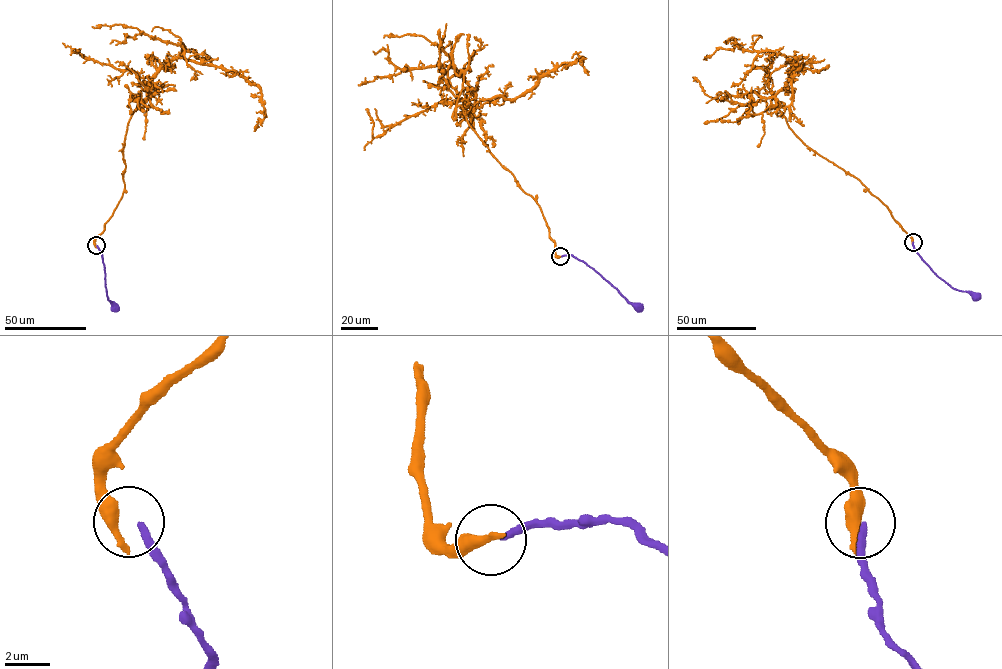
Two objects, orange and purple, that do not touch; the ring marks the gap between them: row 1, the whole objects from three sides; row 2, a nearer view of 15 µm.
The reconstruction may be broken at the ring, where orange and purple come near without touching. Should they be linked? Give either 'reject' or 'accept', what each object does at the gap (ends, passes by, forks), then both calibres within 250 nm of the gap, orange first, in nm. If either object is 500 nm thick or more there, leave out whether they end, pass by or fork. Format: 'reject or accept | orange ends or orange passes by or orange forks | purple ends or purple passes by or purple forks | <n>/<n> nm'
reject | orange passes by | purple ends | 480/280 nm

